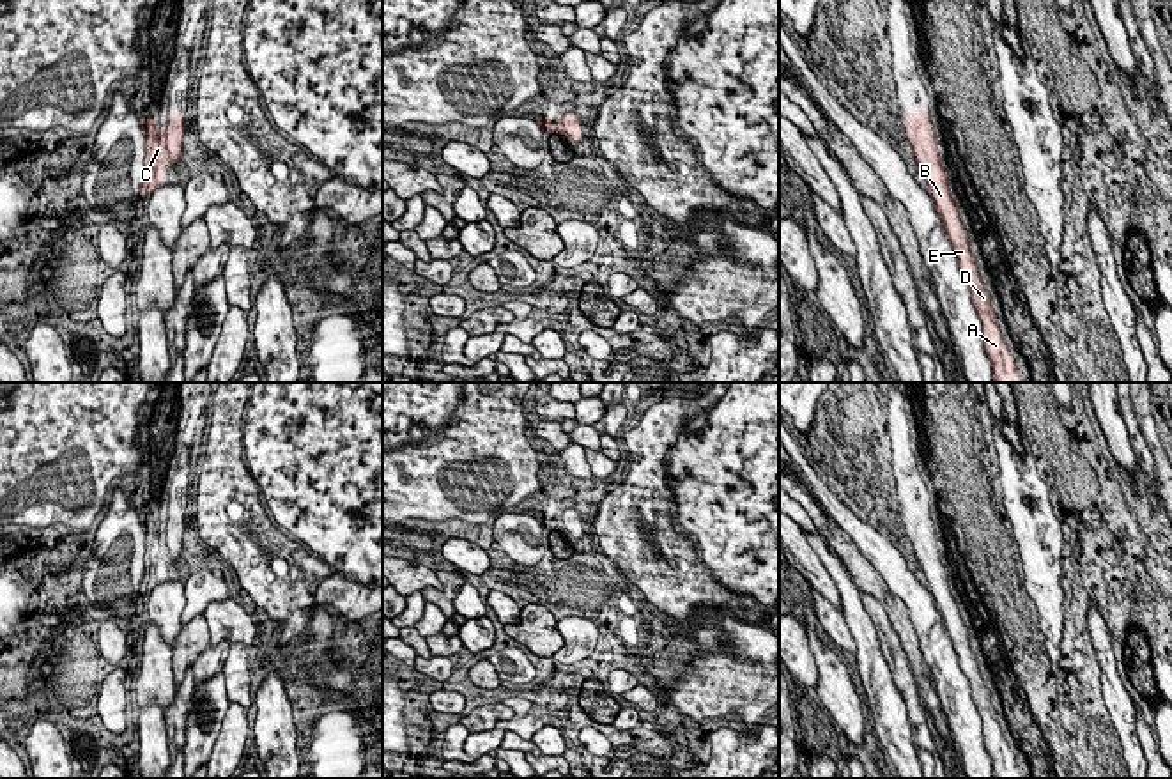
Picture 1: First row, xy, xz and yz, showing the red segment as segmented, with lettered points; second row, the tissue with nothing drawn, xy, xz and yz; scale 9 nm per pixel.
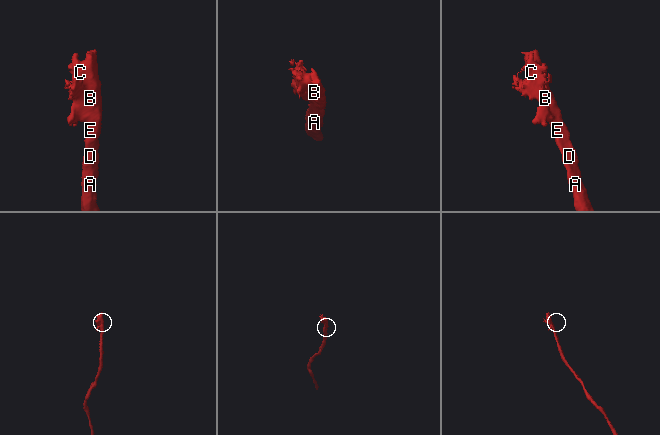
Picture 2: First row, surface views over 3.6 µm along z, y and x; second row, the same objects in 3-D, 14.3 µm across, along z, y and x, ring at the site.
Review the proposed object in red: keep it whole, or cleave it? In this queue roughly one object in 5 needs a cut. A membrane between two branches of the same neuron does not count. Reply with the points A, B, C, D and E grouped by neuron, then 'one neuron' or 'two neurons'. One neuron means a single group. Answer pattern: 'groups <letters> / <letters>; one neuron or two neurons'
groups A B C D E; one neuron

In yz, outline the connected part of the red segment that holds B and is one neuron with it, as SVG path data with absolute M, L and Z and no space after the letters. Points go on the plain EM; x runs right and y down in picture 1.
M922 508L903 510L903 513L906 515L905 524L908 540L914 545L915 558L922 567L929 584L928 590L931 591L937 609L944 618L945 630L951 636L954 650L960 657L960 667L970 682L972 699L983 719L983 740L988 754L991 756L993 775L995 779L1022 779L1014 754L1002 737L997 712L991 705L991 696L984 685L977 660L972 653L968 632L958 611L958 597L951 593L949 570L942 563L937 549L938 536L935 533L931 512L929 508Z

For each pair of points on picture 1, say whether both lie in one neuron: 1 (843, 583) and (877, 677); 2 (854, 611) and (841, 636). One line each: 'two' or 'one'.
1: one
2: two

